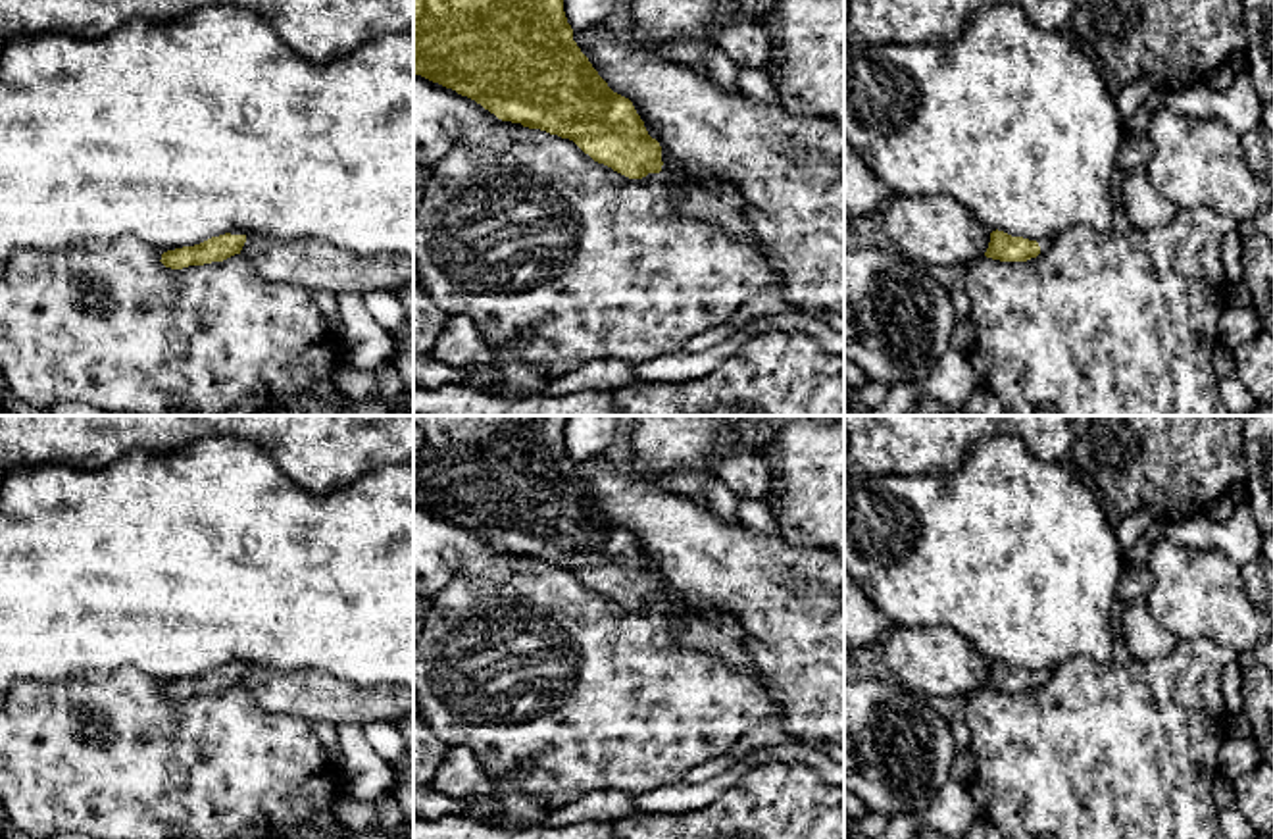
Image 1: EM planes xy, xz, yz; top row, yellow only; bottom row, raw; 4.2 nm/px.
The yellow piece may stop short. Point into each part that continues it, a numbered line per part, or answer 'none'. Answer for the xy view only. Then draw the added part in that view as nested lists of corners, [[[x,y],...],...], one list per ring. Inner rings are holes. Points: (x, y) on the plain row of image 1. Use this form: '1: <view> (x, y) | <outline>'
none

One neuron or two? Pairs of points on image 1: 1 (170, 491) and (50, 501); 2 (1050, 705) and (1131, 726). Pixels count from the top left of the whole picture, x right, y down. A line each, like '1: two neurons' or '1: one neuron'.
1: one neuron
2: one neuron

